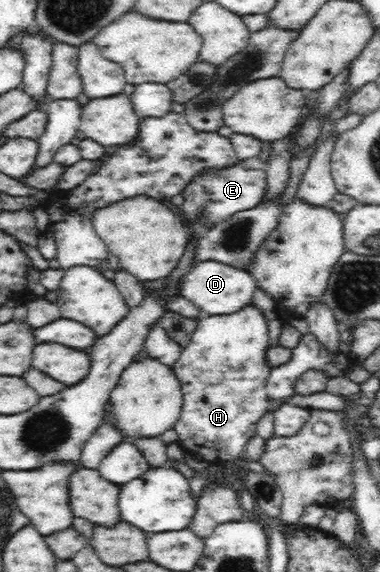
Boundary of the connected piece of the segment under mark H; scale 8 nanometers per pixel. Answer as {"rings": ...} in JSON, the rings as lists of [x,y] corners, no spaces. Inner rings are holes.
{"rings":[[[252,303],[229,315],[211,315],[198,320],[192,338],[180,352],[180,358],[171,366],[183,394],[180,418],[173,429],[179,435],[178,444],[186,446],[185,450],[190,450],[190,454],[202,454],[206,460],[234,460],[242,452],[245,454],[247,442],[257,434],[258,420],[271,406],[265,387],[271,371],[264,359],[268,347],[266,317]]]}

